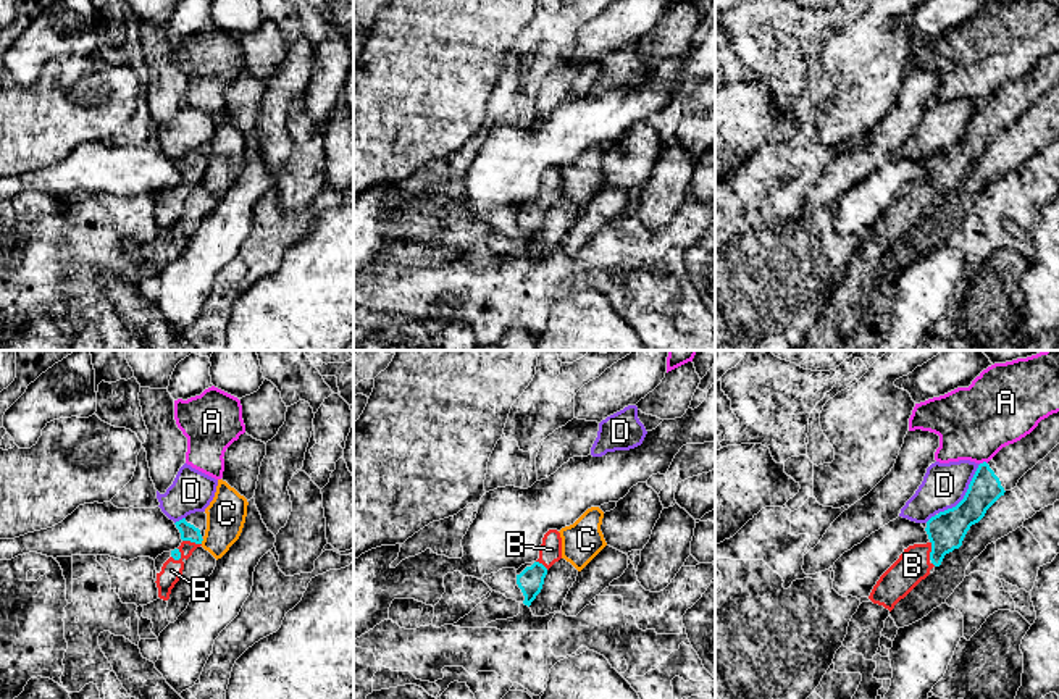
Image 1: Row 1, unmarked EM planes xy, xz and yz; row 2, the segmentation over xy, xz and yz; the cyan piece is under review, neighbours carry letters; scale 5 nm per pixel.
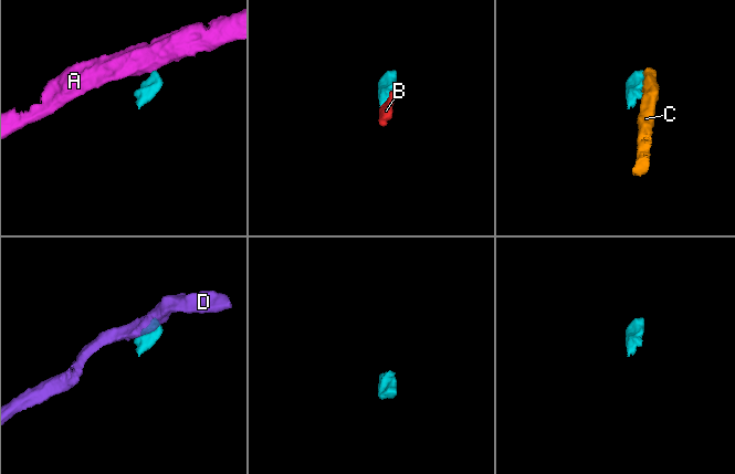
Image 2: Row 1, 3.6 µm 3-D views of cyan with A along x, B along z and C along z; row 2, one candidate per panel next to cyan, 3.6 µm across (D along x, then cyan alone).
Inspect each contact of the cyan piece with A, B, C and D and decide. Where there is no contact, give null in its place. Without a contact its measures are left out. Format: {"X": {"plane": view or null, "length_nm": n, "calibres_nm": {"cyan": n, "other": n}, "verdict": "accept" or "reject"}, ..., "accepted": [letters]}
{"A": {"plane": "yz", "length_nm": 40, "calibres_nm": {"cyan": 160, "other": 380}, "verdict": "reject"}, "B": {"plane": "xy", "length_nm": 100, "calibres_nm": {"cyan": 80, "other": 110}, "verdict": "accept"}, "C": {"plane": "xy", "length_nm": 30, "calibres_nm": {"cyan": 80, "other": 190}, "verdict": "reject"}, "D": {"plane": "yz", "length_nm": 340, "calibres_nm": {"cyan": 190, "other": 220}, "verdict": "reject"}, "accepted": ["B"]}

